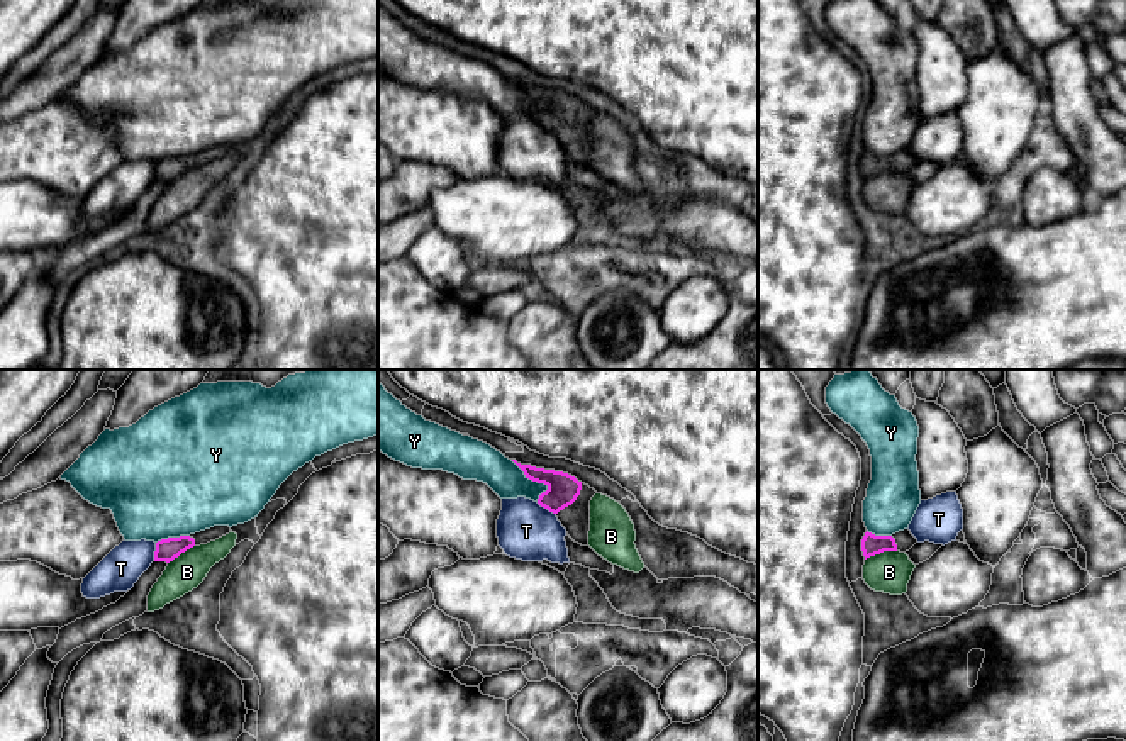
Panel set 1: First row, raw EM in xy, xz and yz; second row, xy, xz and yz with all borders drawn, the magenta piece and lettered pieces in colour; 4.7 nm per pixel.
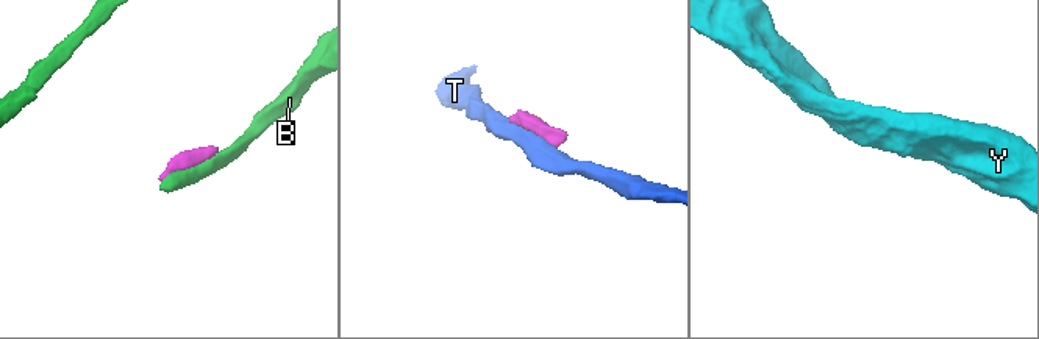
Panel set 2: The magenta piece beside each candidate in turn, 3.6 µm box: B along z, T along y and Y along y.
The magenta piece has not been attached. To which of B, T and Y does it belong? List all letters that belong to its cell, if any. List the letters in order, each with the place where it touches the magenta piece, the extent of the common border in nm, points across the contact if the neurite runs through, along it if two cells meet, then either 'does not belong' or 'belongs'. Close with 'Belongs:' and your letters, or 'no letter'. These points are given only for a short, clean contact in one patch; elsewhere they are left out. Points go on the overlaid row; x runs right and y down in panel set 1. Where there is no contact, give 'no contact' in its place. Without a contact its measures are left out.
B: yz (880, 551) | 160 nm | does not belong
T: xz (546, 507) | 110 nm | does not belong
Y: xz (536, 480) | 240 nm | along xz (511, 460), (529, 479), (546, 487), (538, 501) | does not belong
Belongs: no letter

